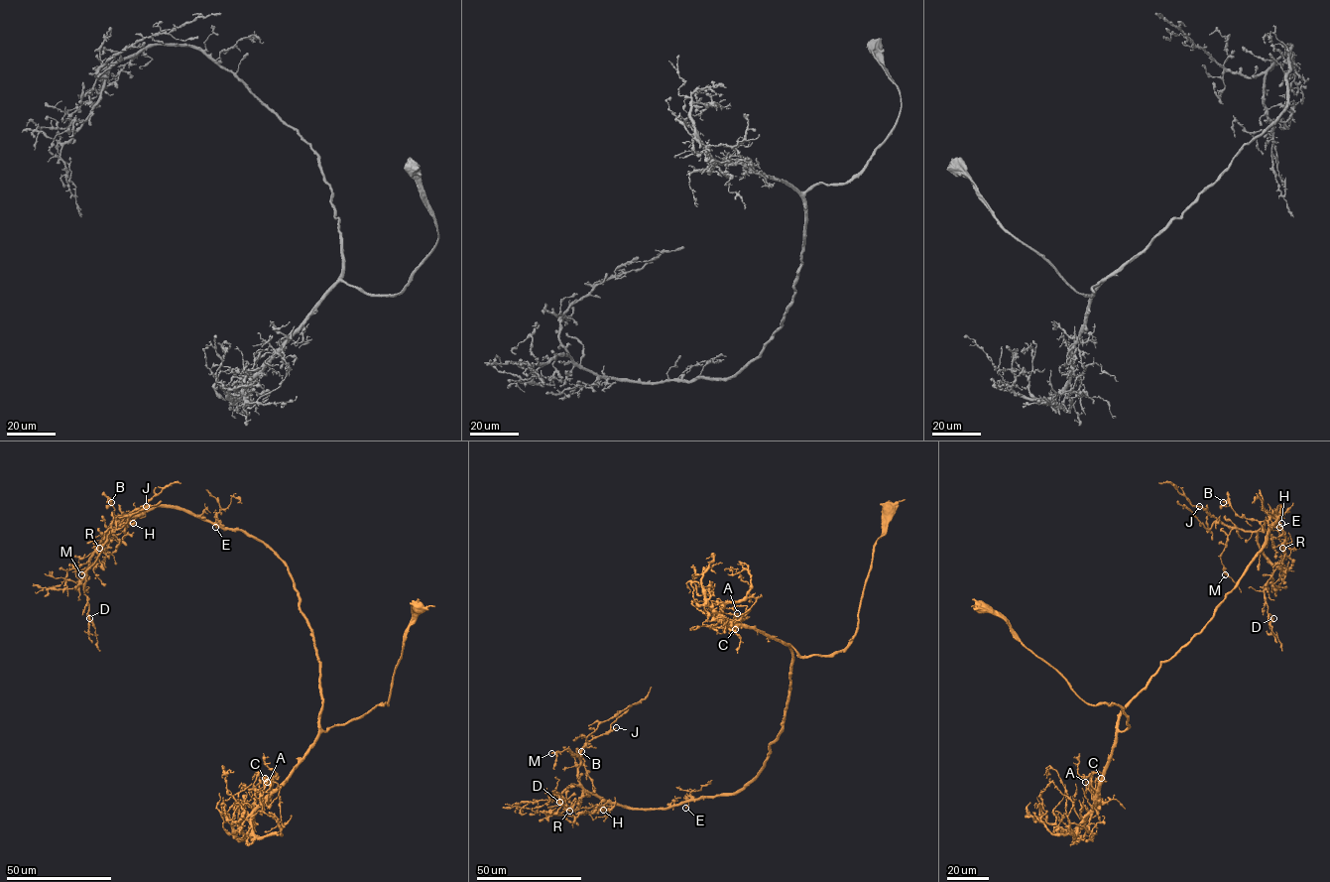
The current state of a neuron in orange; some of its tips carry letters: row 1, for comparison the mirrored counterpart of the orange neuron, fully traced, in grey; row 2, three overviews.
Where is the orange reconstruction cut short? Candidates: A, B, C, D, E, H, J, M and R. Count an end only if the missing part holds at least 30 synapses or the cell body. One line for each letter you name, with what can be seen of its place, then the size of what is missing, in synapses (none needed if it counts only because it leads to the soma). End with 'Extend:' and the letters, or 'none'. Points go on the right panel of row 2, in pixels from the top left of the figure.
J: place (1199, 506); 40 synapses
Extend: J

